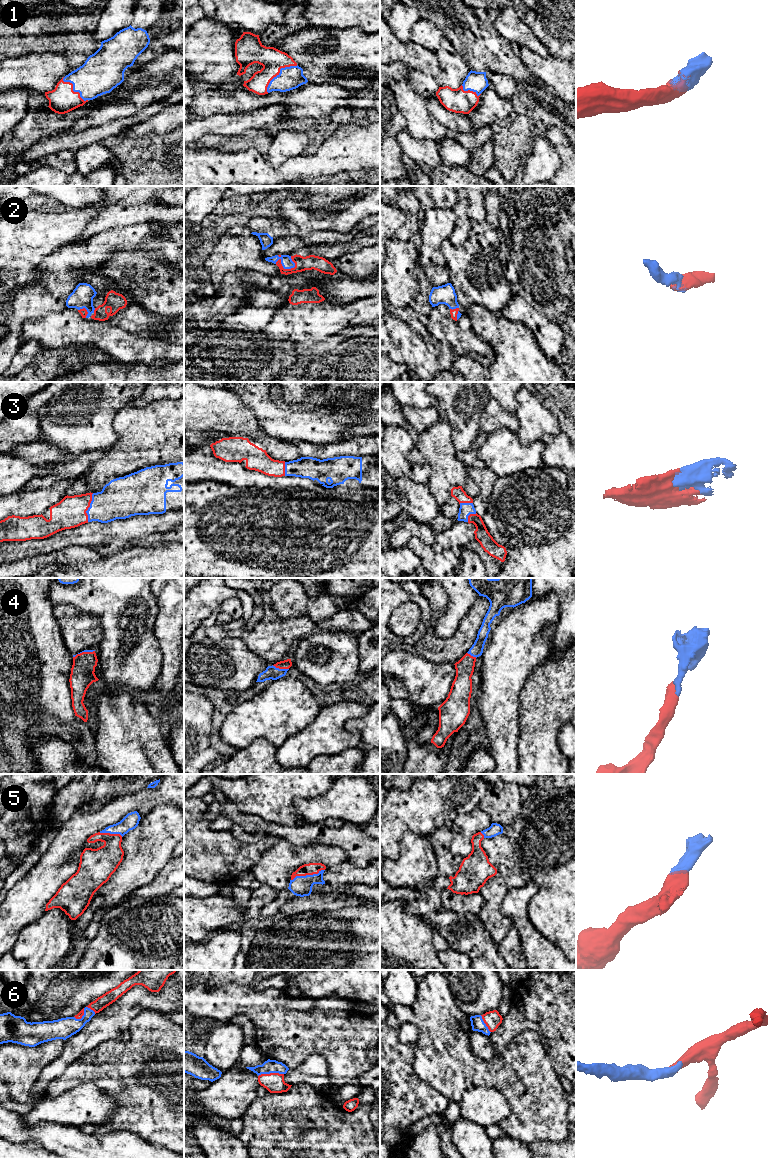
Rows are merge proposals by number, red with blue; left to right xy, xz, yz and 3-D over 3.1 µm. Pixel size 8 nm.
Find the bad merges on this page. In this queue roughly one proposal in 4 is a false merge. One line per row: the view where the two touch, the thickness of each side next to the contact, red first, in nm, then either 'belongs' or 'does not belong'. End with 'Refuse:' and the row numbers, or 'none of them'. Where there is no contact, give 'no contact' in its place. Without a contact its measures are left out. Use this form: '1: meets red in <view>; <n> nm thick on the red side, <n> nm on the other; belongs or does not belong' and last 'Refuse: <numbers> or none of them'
1: meets red in xz; 190 nm thick on the red side, 190 nm on the other; belongs
2: meets red in xz; 120 nm thick on the red side, 90 nm on the other; belongs
3: meets red in xy; 240 nm thick on the red side, 320 nm on the other; belongs
4: meets red in xz; 80 nm thick on the red side, 110 nm on the other; belongs
5: meets red in xz; 100 nm thick on the red side, 160 nm on the other; belongs
6: meets red in xz; 160 nm thick on the red side, 110 nm on the other; belongs
Refuse: none of them

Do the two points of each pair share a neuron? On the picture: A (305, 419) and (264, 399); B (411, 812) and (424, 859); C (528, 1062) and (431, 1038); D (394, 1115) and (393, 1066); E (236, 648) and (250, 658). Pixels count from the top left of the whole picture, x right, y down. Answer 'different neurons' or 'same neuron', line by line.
A: same neuron
B: different neurons
C: same neuron
D: same neuron
E: same neuron

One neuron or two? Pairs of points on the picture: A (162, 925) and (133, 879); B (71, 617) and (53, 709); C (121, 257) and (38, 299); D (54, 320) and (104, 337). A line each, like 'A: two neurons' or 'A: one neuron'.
A: two neurons
B: two neurons
C: two neurons
D: one neuron

